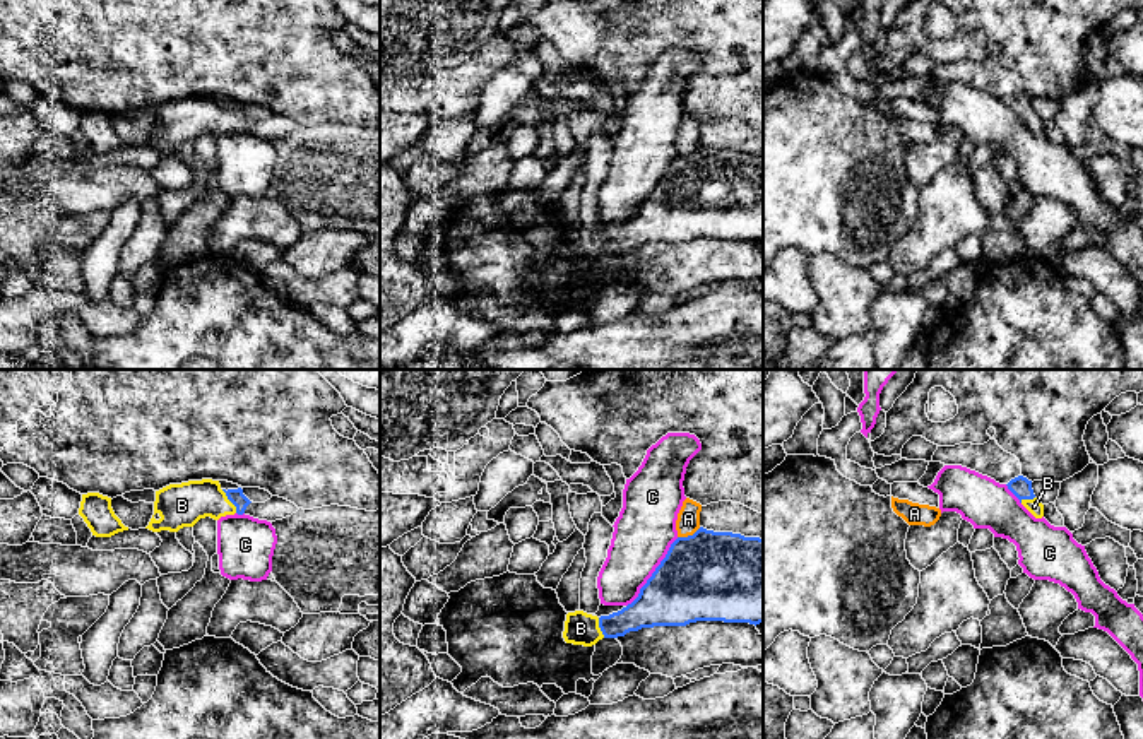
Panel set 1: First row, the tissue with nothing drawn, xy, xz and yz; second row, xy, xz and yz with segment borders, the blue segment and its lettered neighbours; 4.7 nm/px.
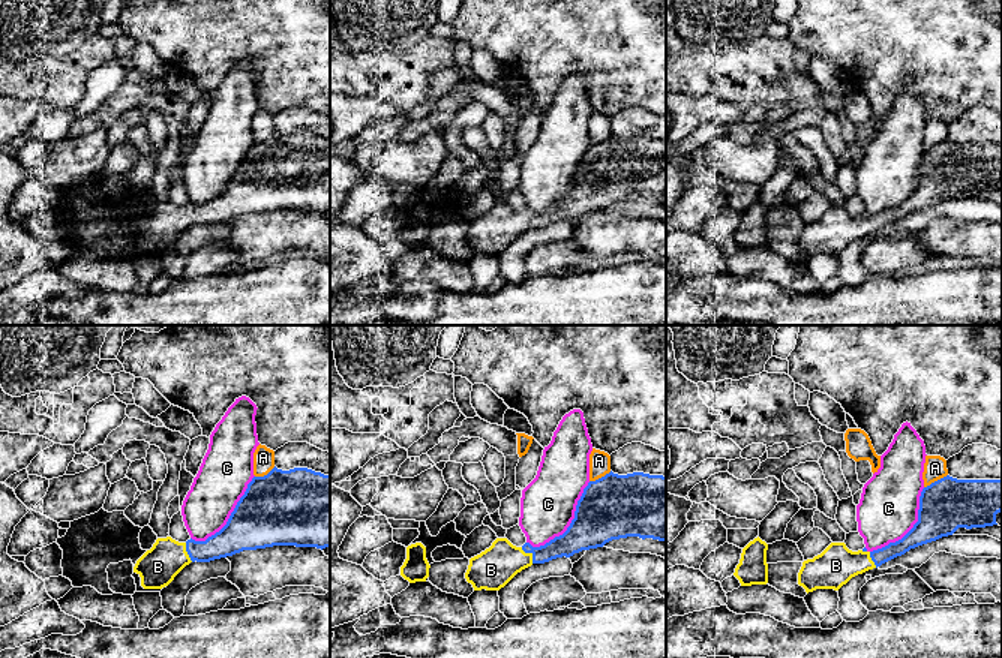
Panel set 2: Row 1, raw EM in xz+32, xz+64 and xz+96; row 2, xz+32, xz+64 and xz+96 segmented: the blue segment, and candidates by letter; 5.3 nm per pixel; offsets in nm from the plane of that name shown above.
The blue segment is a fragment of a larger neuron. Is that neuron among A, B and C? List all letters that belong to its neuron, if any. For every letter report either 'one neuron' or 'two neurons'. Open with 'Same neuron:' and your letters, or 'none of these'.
Same neuron: B
A: two neurons
B: one neuron
C: two neurons

